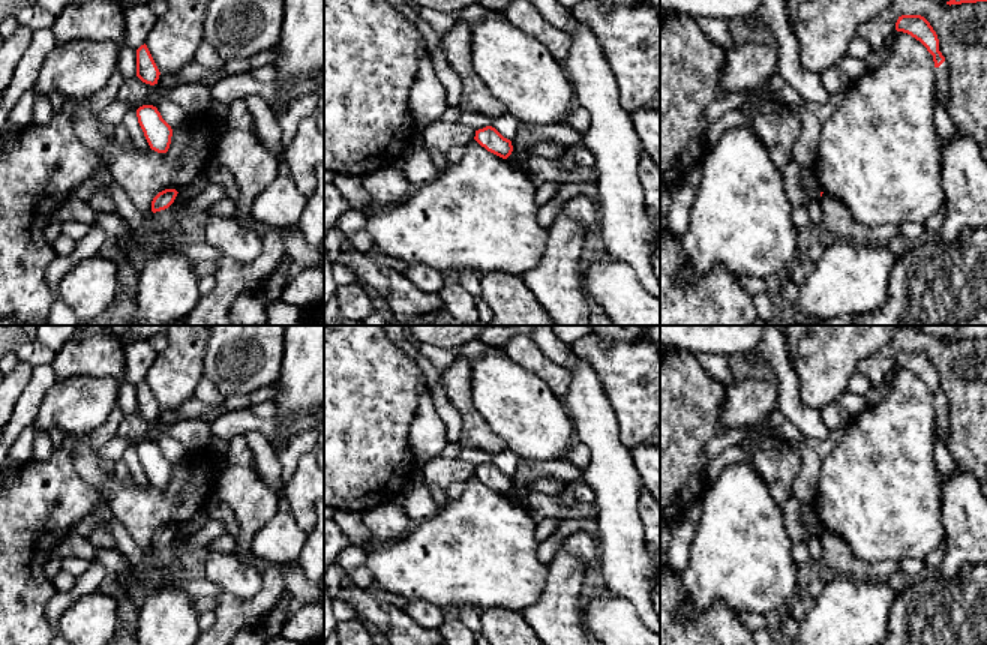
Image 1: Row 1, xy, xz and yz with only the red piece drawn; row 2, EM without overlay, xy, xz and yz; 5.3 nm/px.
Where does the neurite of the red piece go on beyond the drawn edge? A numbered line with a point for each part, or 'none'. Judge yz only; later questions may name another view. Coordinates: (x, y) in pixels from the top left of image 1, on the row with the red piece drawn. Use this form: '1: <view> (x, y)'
1: yz (942, 72)

